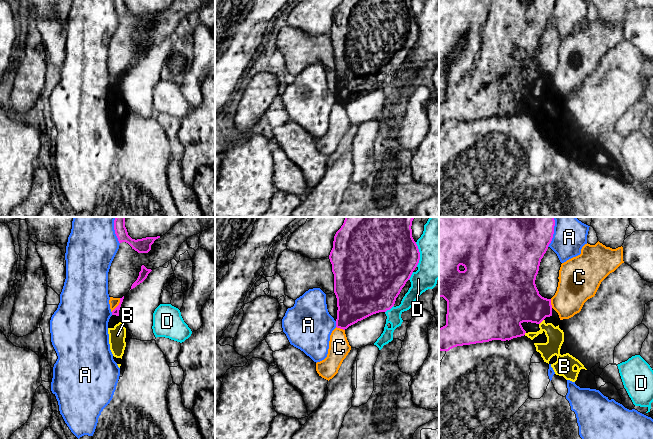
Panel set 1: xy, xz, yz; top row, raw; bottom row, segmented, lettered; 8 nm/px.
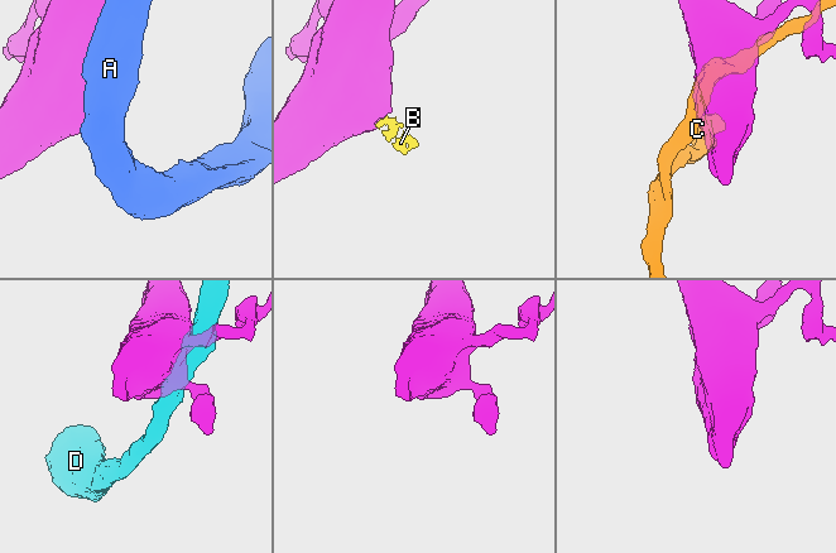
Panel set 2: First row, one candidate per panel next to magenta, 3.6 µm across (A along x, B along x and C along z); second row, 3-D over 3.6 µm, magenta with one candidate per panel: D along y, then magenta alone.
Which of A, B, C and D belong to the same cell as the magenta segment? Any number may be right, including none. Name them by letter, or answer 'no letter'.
B

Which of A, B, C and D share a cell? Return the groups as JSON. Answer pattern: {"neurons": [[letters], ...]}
{"neurons": [["A"], ["B"], ["C"], ["D"]]}

